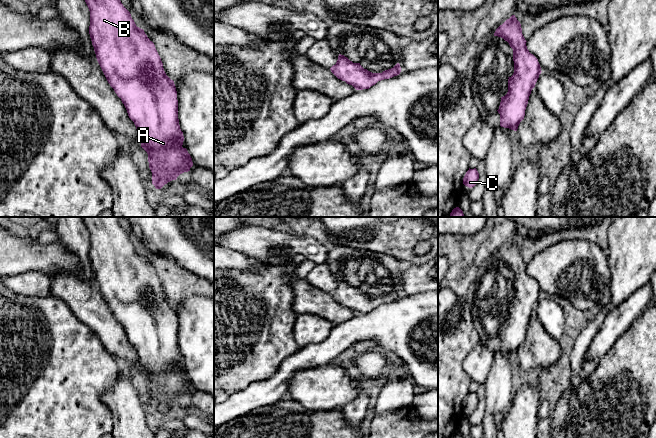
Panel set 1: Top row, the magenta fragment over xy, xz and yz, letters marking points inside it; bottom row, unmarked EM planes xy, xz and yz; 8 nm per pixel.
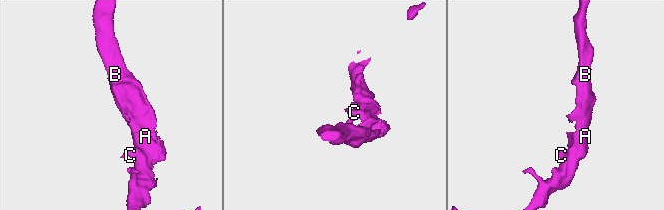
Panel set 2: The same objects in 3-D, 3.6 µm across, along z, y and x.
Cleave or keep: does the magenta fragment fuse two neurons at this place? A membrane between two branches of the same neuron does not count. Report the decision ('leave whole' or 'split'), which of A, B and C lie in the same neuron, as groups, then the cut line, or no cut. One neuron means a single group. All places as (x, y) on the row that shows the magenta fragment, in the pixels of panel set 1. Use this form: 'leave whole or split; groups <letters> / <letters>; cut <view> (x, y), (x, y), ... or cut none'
leave whole; groups A B C; cut none

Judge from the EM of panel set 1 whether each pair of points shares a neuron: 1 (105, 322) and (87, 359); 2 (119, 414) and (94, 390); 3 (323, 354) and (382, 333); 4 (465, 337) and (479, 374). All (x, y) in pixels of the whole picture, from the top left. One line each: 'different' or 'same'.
1: different
2: different
3: same
4: different

